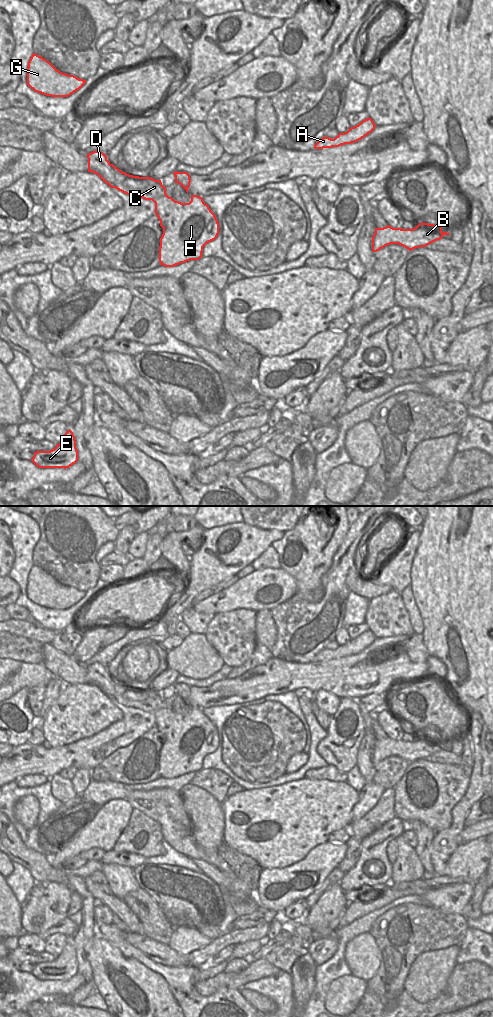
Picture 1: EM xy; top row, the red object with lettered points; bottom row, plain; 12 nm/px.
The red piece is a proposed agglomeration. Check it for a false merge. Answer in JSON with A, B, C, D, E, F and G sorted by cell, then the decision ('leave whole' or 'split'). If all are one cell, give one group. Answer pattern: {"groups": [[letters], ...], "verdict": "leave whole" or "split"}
{"groups": [["A", "B", "C", "D", "E", "F", "G"]], "verdict": "leave whole"}

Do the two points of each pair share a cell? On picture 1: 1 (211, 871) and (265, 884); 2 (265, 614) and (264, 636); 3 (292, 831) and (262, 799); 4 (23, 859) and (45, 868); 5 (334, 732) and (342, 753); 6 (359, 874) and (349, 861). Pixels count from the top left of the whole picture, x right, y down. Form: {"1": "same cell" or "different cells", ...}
{"1": "different cells", "2": "same cell", "3": "same cell", "4": "same cell", "5": "same cell", "6": "different cells"}

